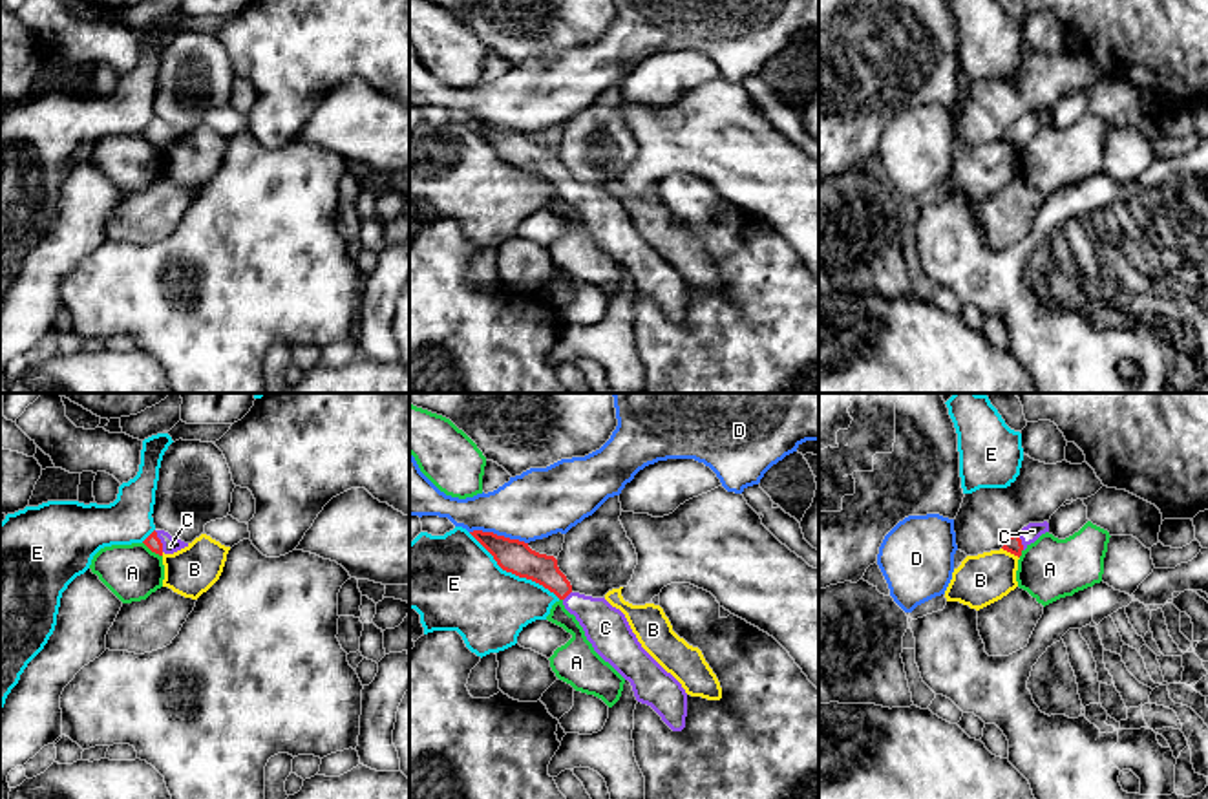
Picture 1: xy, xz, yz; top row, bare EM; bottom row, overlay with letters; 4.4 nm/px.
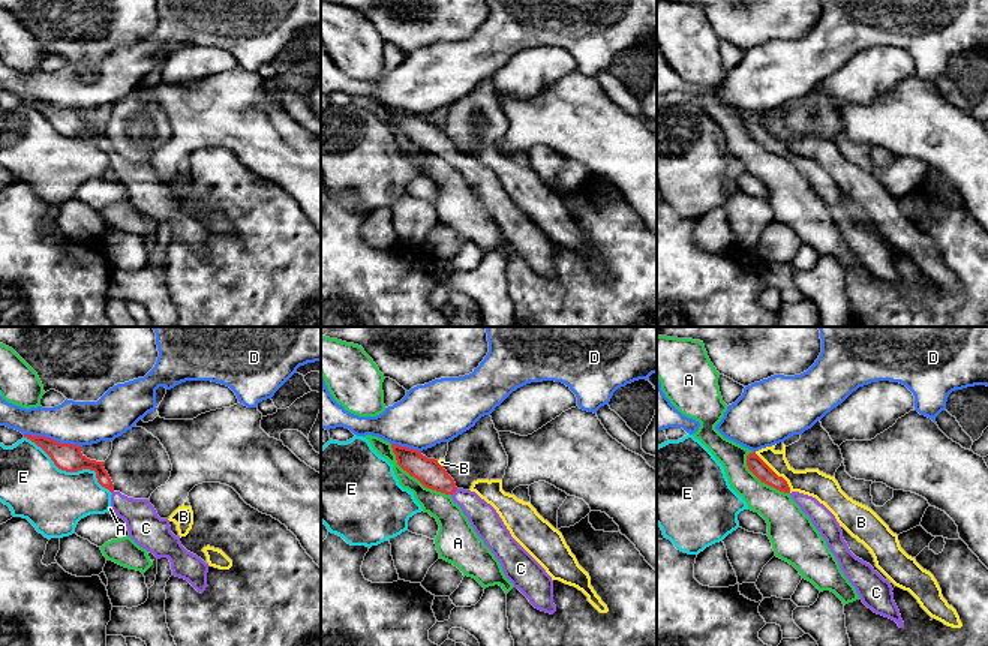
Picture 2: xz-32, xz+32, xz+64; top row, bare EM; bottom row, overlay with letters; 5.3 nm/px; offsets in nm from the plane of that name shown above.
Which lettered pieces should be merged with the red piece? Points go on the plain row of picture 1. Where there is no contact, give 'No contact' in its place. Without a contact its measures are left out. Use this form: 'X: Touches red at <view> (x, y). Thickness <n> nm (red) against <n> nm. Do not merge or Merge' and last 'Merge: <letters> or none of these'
A: Touches red at xy (152, 141). Thickness 70 nm (red) against 240 nm. Do not merge
B: Touches red at yz (1011, 143). Thickness 70 nm (red) against 220 nm. Do not merge
C: Touches red at xy (159, 132). Thickness 70 nm (red) against 70 nm. Merge
D: Touches red at xz (499, 127). Thickness 150 nm (red) against 300 nm. Do not merge
E: Touches red at xz (514, 163). Thickness 150 nm (red) against 380 nm. Do not merge
Merge: C

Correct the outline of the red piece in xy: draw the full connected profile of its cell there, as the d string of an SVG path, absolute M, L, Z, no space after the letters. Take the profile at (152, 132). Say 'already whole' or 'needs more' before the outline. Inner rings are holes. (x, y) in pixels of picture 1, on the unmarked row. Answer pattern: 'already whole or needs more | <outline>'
needs more | M154 121L144 132L143 132L152 143L163 146L163 144L174 144L185 137L188 137L188 133L172 128L168 123L164 121Z

